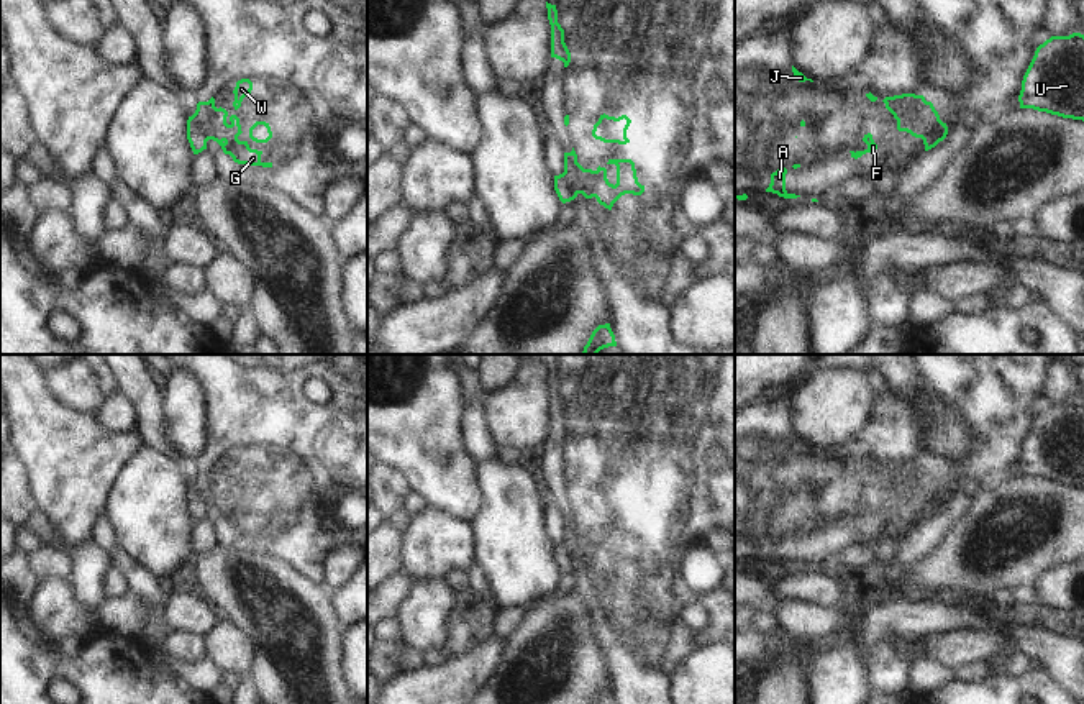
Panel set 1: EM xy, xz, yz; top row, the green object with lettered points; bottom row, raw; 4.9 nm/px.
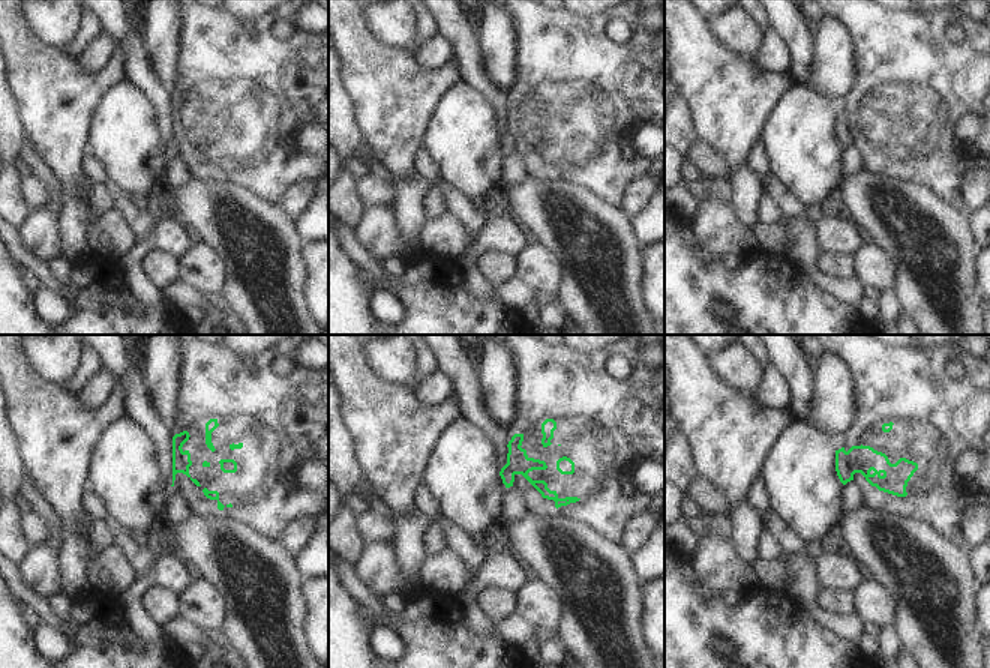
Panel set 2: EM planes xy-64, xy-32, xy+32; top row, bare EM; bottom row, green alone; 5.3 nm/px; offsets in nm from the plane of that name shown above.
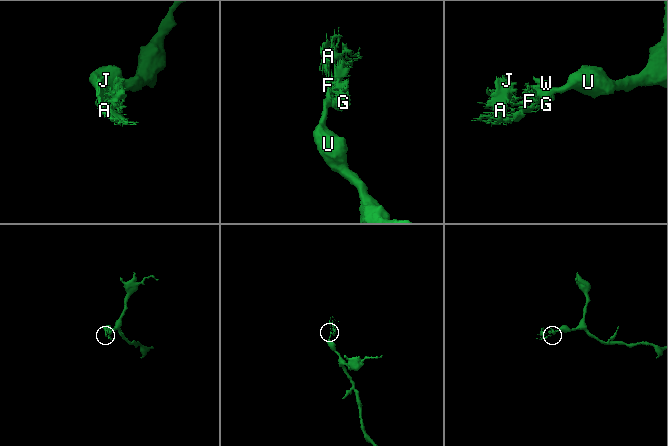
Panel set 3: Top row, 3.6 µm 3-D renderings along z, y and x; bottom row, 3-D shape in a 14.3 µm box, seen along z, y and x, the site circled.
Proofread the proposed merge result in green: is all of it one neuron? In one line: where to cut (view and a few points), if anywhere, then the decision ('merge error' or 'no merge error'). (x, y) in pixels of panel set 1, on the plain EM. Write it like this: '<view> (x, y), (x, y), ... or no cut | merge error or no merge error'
xy (194, 481), (195, 491), (202, 499), (204, 516) | merge error

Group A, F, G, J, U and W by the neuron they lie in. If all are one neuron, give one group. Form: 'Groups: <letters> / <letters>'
Groups: A F G J W / U.

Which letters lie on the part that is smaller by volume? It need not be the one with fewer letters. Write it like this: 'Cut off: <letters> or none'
Cut off: A, F, G, J, W

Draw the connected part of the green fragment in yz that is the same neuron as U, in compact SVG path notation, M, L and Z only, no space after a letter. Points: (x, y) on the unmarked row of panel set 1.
M1084 402L1051 404L1023 443L1020 476L1084 489Z

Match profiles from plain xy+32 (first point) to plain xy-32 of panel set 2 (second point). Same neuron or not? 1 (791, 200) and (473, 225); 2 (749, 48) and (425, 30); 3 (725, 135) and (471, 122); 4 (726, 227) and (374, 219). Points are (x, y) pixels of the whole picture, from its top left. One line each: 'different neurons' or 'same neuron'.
1: same neuron
2: different neurons
3: different neurons
4: same neuron

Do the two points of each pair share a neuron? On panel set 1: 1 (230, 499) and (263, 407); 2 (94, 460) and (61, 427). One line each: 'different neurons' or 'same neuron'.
1: same neuron
2: same neuron

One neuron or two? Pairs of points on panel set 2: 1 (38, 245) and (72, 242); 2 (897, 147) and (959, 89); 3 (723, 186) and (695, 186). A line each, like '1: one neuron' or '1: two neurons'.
1: two neurons
2: one neuron
3: one neuron

